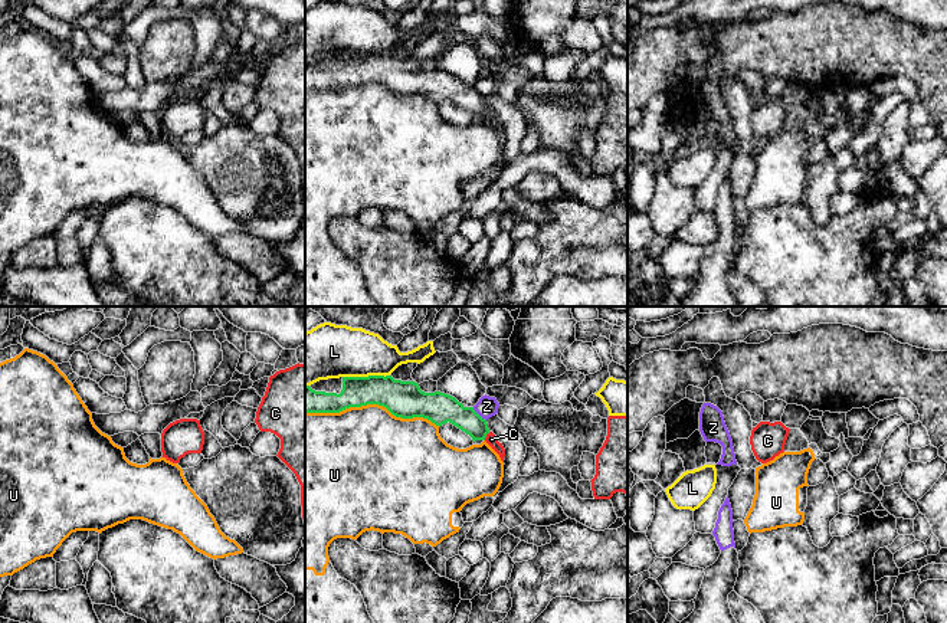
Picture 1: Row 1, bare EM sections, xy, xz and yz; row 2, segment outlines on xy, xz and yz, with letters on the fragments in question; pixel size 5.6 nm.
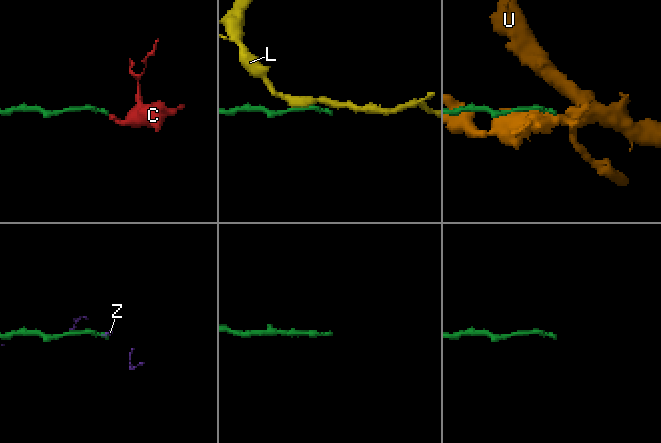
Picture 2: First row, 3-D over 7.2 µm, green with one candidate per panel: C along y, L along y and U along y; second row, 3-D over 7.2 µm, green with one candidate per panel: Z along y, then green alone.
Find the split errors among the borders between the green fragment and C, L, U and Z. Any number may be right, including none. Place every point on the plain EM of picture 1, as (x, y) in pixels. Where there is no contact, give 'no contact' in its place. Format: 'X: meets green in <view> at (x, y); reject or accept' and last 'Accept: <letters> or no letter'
C: meets green in xz at (485, 114); accept
L: meets green in xz at (366, 55); reject
U: meets green in xz at (373, 81); reject
Z: meets green in xz at (478, 92); reject
Accept: C

